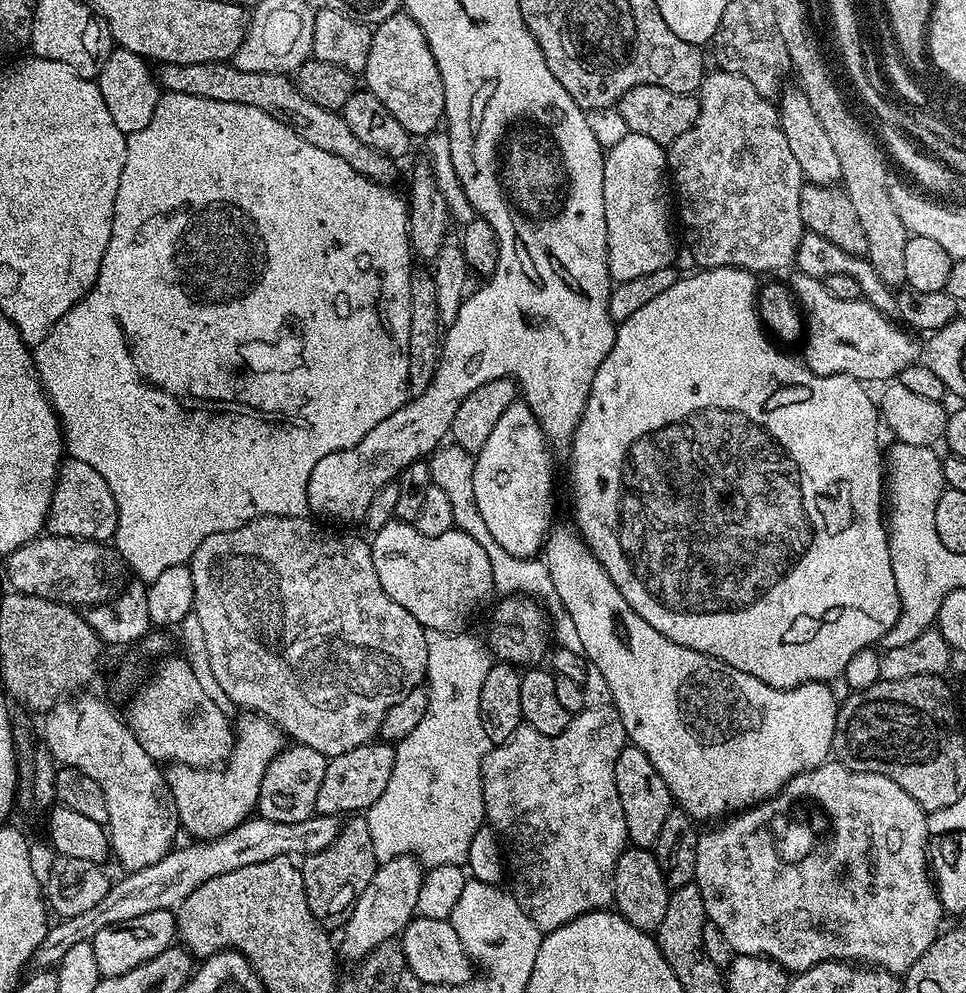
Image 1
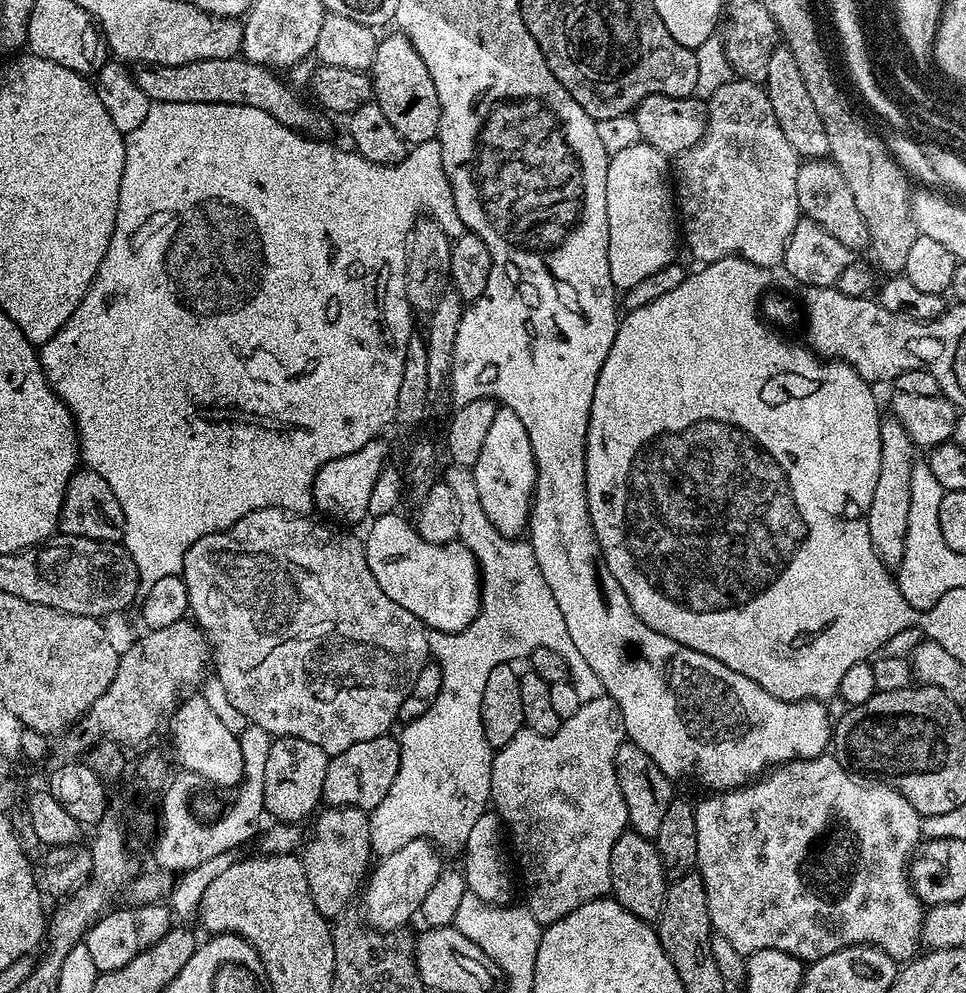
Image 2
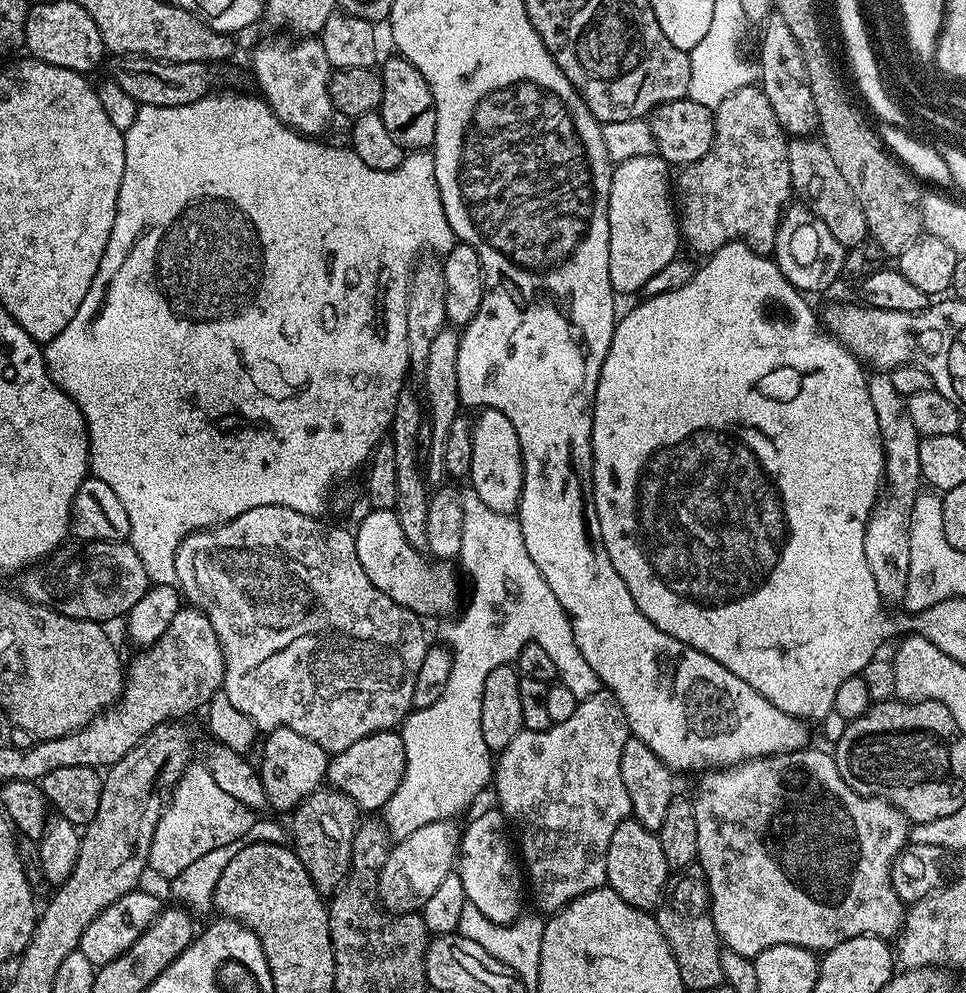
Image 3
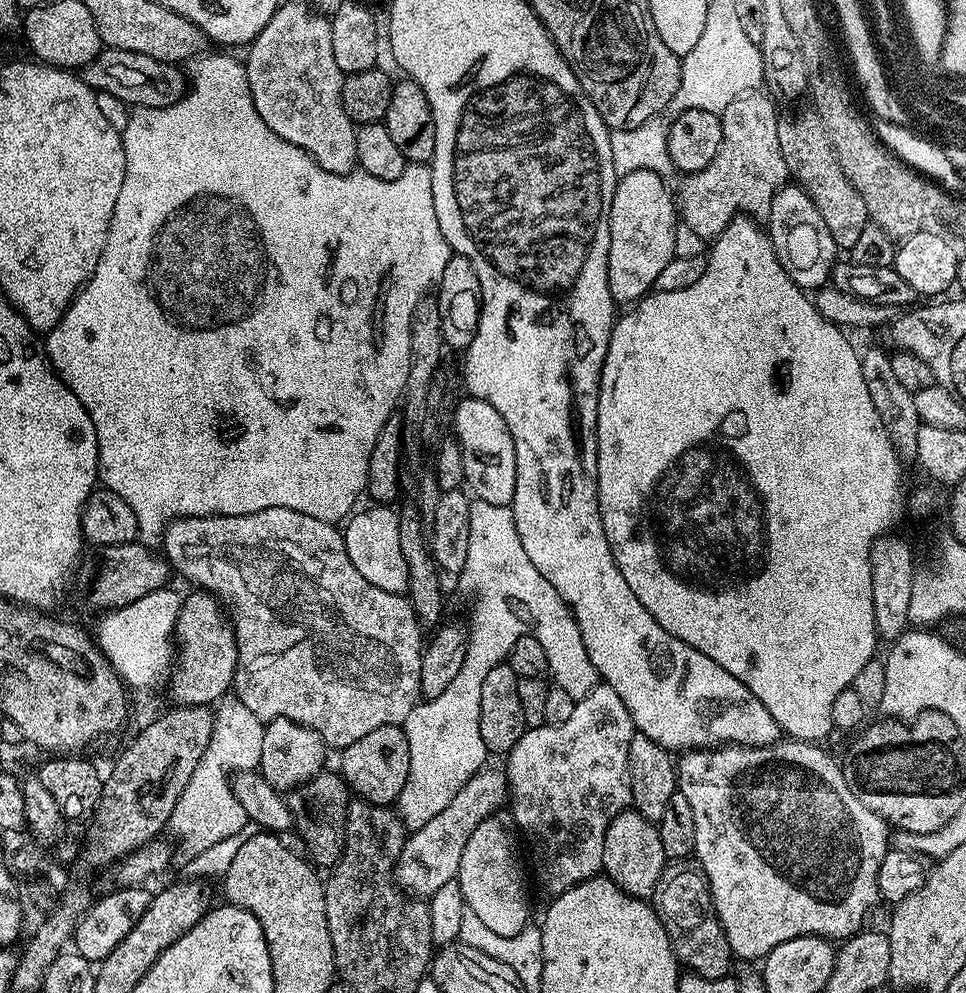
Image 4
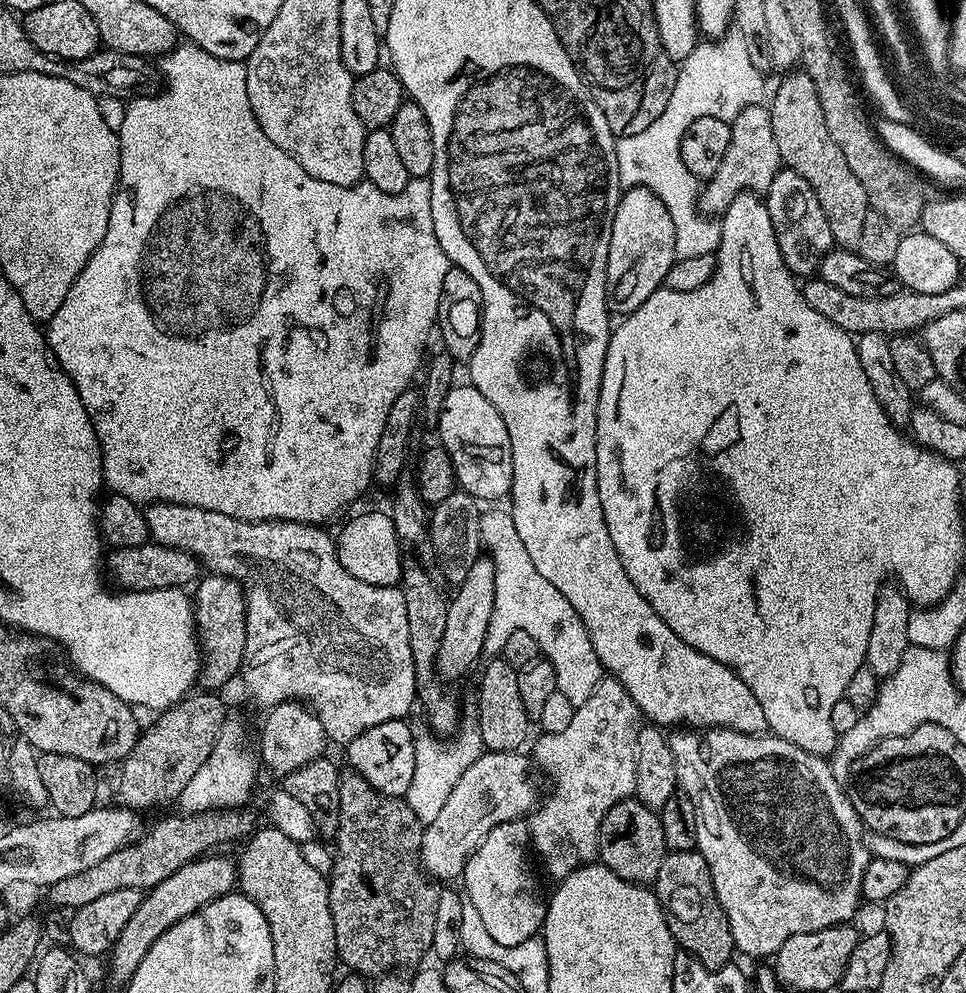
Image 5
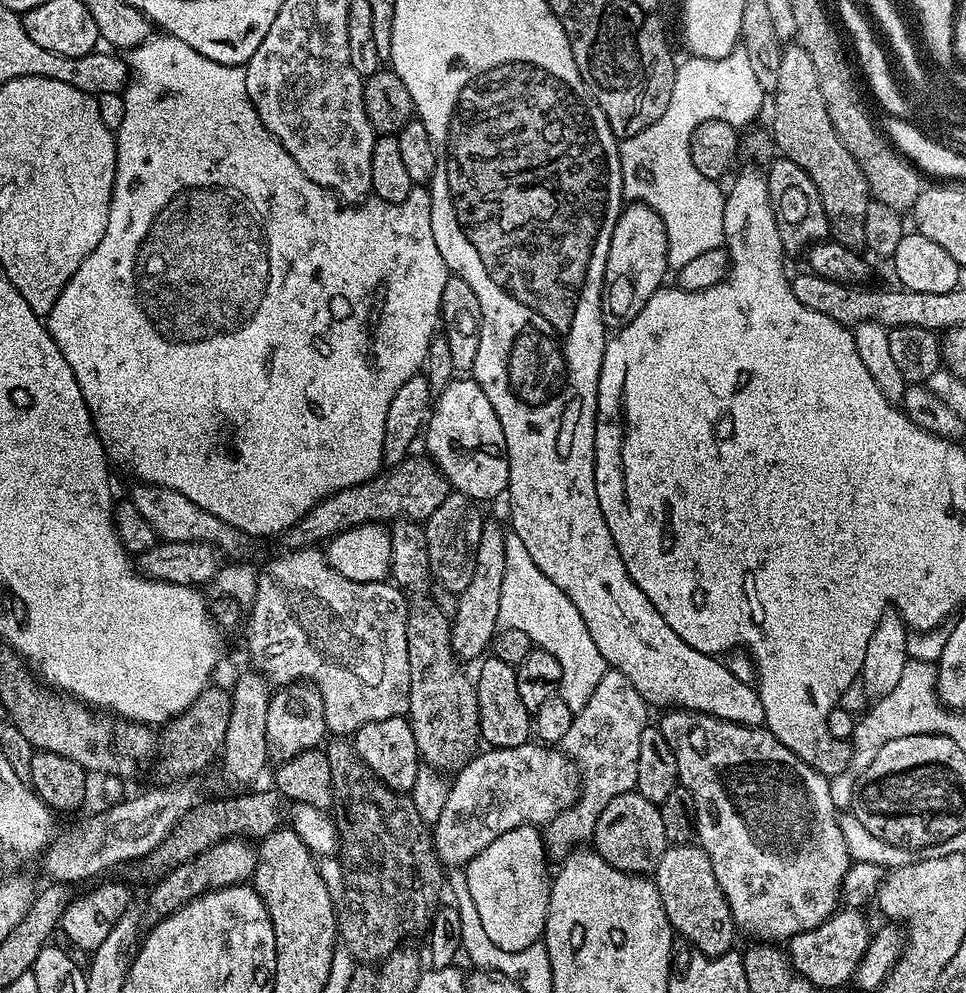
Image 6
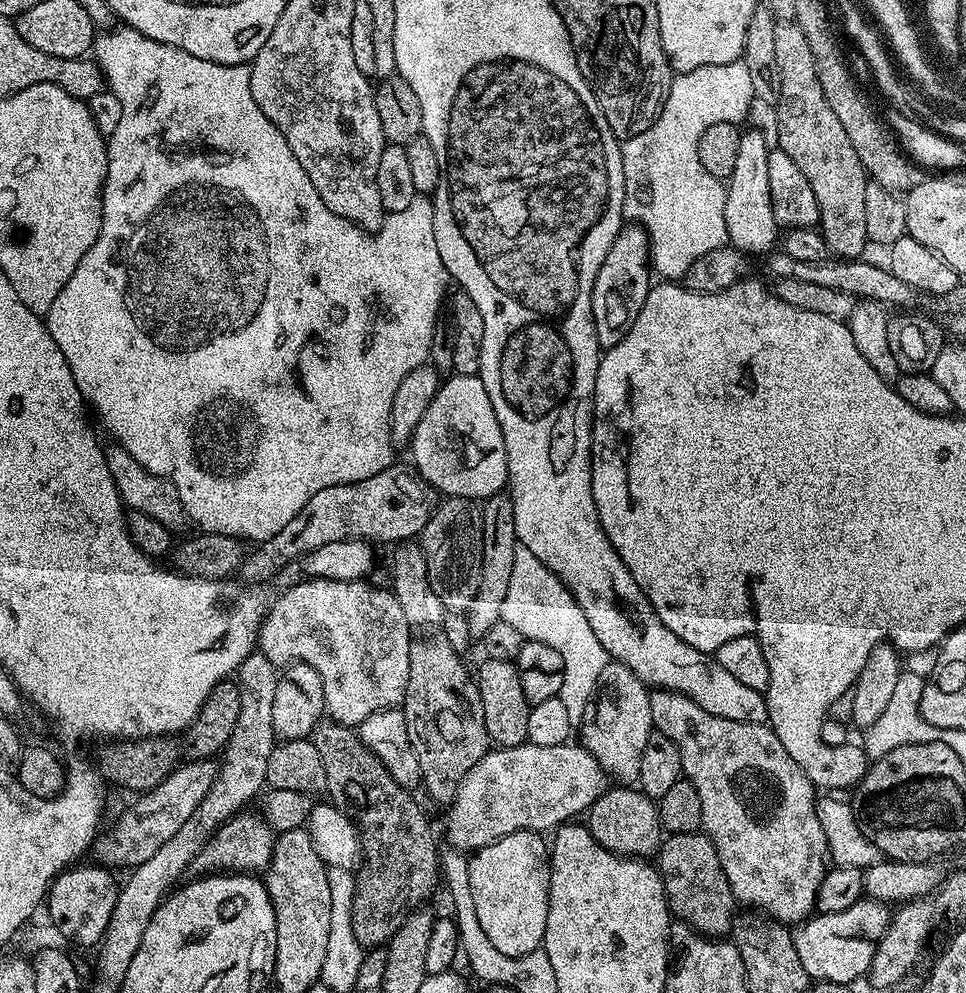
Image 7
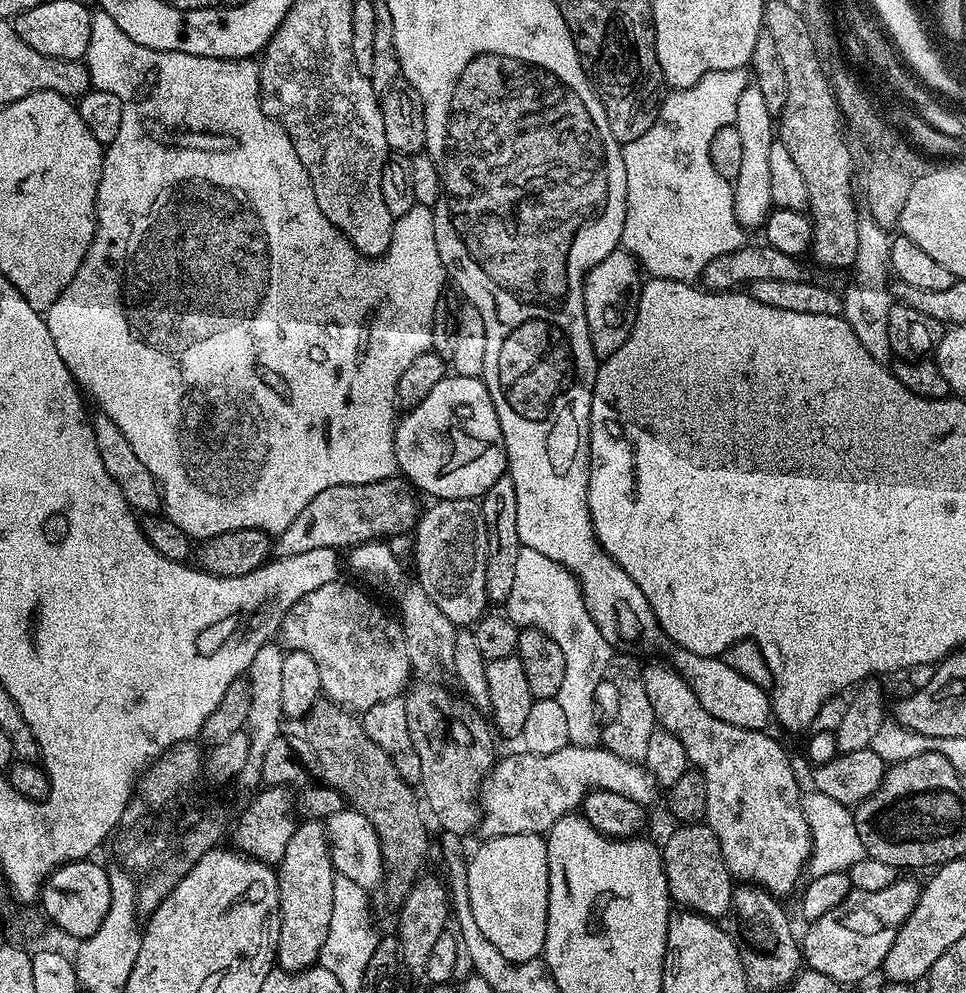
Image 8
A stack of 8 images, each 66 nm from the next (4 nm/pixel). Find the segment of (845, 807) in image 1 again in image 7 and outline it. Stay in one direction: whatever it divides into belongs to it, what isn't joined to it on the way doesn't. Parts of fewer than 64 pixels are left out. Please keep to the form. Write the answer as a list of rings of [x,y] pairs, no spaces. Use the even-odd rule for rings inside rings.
[[[665,688],[649,691],[648,697],[650,698],[650,718],[653,729],[666,734],[666,738],[670,738],[670,742],[674,742],[674,746],[678,746],[683,775],[698,790],[698,798],[702,802],[702,822],[704,823],[702,831],[714,842],[714,850],[718,850],[718,862],[722,862],[722,870],[730,882],[730,890],[734,894],[737,905],[748,910],[759,910],[763,915],[771,916],[773,920],[778,920],[785,926],[796,926],[809,919],[816,907],[818,886],[826,871],[824,860],[826,862],[826,857],[829,855],[829,847],[827,838],[823,834],[822,823],[819,822],[816,813],[817,789],[812,787],[810,778],[802,770],[802,766],[798,766],[798,762],[794,762],[794,758],[790,758],[790,754],[786,754],[786,746],[782,746],[782,742],[778,742],[778,738],[772,733],[772,729],[767,723],[751,724],[750,722],[734,722],[730,718],[718,718],[718,714],[710,714],[706,710],[702,710],[702,706],[698,706],[690,698],[677,692],[668,692]]]

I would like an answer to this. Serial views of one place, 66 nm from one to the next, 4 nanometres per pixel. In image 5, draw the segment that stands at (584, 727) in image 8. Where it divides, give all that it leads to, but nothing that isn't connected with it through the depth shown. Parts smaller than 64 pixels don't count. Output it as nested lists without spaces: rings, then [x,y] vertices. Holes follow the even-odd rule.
[[[496,506],[489,508],[492,508],[489,512],[487,509],[480,513],[480,542],[494,566],[494,612],[490,614],[484,651],[499,653],[514,630],[526,630],[554,666],[556,690],[566,694],[574,705],[586,702],[602,679],[600,659],[598,654],[594,654],[590,634],[574,606],[570,606],[560,591],[554,590],[553,584],[538,574],[522,538],[518,538],[511,511],[499,512]]]

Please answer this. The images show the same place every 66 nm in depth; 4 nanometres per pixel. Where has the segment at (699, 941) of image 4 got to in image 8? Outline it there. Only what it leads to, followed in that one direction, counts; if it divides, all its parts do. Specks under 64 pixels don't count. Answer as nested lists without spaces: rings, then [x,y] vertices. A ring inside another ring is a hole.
[[[707,822],[676,826],[668,841],[662,844],[662,855],[669,897],[675,903],[677,900],[680,908],[688,908],[715,921],[732,912],[734,878],[722,858],[722,846],[718,846],[718,838]]]

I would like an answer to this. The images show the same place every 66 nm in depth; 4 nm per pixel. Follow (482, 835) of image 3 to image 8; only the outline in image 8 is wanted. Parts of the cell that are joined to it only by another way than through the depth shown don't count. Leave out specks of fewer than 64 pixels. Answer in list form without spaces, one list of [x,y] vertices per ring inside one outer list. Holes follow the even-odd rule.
[[[512,834],[494,836],[483,841],[484,845],[477,850],[476,853],[471,853],[468,860],[468,889],[470,890],[470,914],[474,914],[474,922],[478,922],[478,930],[486,938],[486,942],[490,942],[490,946],[494,946],[494,950],[498,950],[498,954],[502,954],[502,958],[506,958],[512,964],[521,964],[527,960],[535,960],[543,953],[544,943],[546,942],[546,922],[548,921],[548,895],[550,894],[550,874],[548,873],[548,842],[543,835],[536,834]]]

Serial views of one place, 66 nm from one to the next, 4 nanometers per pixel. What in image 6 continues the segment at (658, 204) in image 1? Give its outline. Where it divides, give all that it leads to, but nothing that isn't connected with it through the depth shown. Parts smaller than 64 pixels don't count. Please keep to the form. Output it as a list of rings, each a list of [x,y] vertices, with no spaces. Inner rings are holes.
[[[629,203],[614,226],[610,254],[606,254],[604,289],[600,295],[605,329],[619,330],[634,322],[638,310],[650,302],[653,294],[665,283],[664,275],[669,275],[669,272],[668,243],[662,218],[653,208]]]

